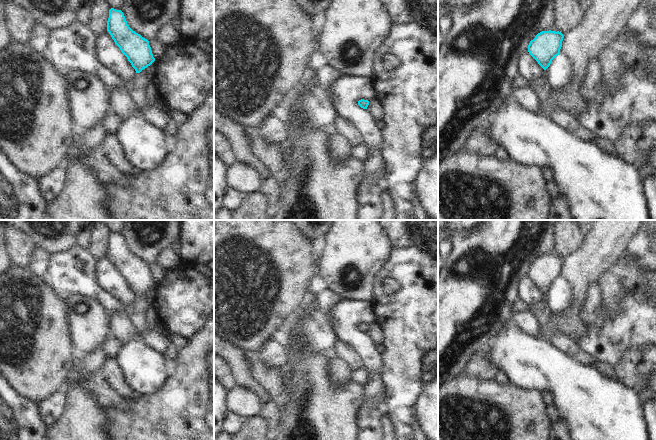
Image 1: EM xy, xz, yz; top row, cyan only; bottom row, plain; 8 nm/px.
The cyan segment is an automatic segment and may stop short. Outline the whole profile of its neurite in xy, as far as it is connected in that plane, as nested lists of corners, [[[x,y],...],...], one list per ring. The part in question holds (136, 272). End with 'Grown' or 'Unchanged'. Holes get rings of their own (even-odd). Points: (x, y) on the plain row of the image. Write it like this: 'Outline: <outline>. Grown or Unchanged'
Outline: [[[114,232],[109,234],[107,255],[136,295],[133,302],[123,307],[123,310],[136,331],[142,332],[146,329],[145,293],[155,285],[149,265],[133,255],[127,248],[123,236]]]. Grown

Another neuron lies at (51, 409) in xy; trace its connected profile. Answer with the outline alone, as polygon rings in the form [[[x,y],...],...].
[[[62,388],[39,404],[41,420],[48,428],[63,415],[66,408],[66,398],[67,392],[65,388]]]

